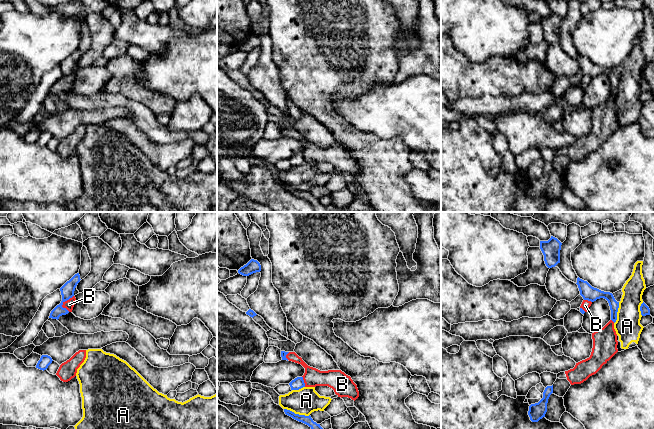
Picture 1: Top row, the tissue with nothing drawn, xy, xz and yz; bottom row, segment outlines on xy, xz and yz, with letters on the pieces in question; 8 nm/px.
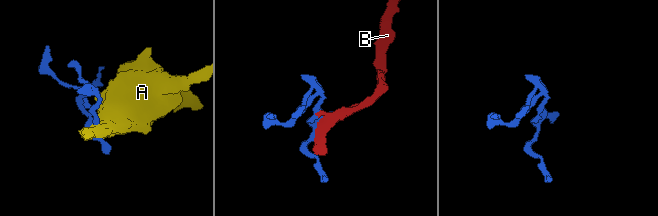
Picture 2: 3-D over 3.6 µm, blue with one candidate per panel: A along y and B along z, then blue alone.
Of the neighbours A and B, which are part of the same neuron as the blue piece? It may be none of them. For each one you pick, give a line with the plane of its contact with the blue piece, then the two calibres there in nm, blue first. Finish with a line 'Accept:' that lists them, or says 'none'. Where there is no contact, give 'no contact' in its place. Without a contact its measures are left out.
B: meets blue in xy; 110 nm thick on the blue side, 80 nm on the other
Accept: B

